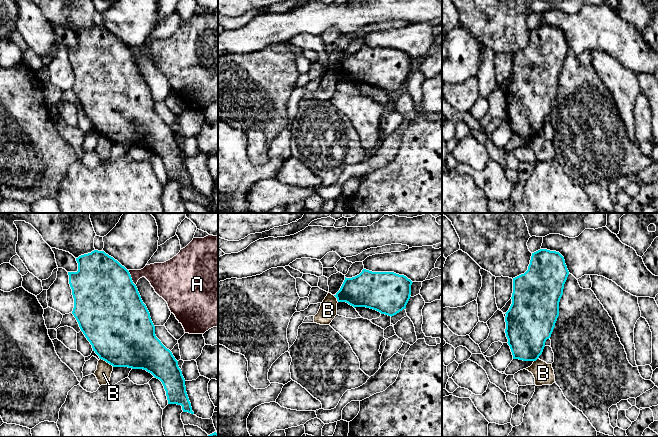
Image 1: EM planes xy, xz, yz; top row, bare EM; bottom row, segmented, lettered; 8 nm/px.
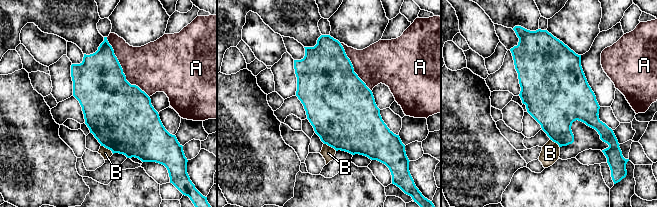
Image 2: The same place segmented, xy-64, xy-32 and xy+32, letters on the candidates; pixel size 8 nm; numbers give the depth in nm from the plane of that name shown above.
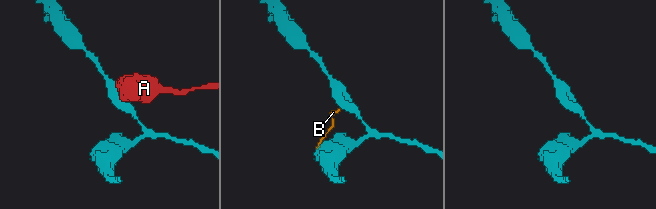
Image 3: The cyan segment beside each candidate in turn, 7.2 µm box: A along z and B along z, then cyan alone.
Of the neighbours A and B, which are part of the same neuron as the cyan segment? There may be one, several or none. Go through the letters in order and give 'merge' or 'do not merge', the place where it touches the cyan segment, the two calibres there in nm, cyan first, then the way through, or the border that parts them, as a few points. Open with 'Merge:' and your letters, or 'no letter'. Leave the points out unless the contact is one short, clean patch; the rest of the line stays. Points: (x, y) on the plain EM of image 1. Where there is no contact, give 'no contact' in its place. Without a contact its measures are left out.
Merge: no letter
A: do not merge; contact xy (131, 54); calibres 500 and 220 nm
B: do not merge; contact xy (107, 138); calibres 500 and 130 nm; border xy (100, 134), (113, 142)

